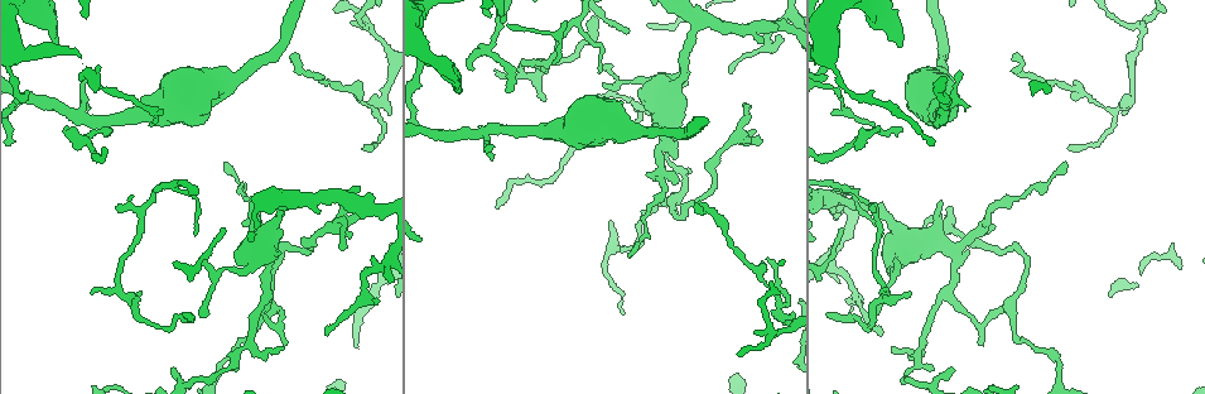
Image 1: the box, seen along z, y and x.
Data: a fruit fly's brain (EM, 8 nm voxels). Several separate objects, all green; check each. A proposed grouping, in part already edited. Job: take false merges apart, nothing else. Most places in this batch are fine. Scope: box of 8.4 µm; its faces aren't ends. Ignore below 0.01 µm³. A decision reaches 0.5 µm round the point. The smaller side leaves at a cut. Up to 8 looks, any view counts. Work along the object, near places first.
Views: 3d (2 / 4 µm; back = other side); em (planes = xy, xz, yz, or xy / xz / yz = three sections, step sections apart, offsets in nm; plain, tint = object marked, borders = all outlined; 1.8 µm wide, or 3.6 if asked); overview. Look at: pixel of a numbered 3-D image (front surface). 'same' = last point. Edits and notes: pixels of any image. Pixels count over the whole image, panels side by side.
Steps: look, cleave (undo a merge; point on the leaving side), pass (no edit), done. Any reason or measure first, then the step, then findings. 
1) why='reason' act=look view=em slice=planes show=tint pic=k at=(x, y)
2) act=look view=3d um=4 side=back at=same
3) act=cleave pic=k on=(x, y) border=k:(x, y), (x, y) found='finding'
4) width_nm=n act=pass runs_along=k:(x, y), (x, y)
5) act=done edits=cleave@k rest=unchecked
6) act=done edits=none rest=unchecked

why='branch point' act=look view=em slice=planes show=tint pic=1 at=(858, 144)

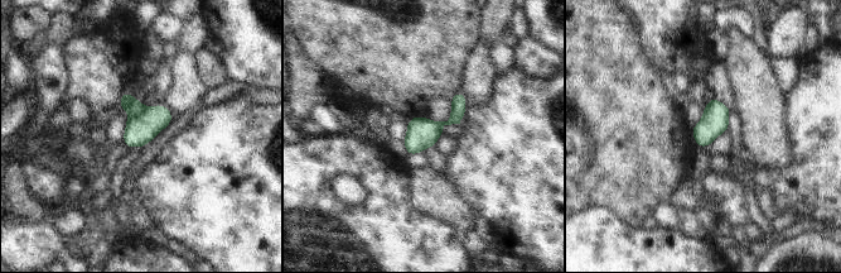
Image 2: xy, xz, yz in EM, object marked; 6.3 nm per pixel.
width_nm=180 act=pass found='continuous, no second cell'

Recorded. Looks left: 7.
why='abrupt turn' act=look view=3d um=4 pic=1 at=(781, 301)

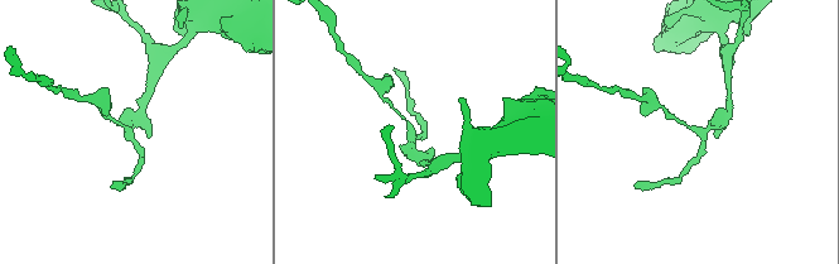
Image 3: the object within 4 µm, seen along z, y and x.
why='now the EM' act=look view=em slice=planes show=tint pic=3 at=(701, 133)

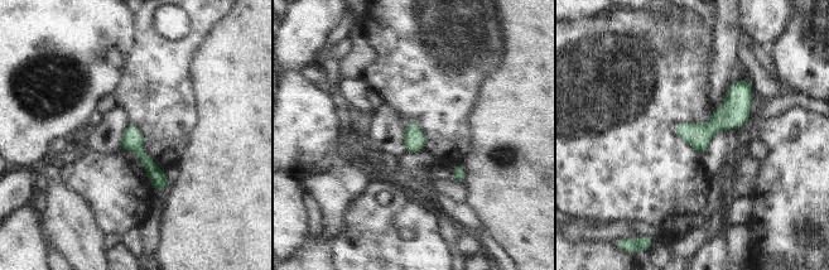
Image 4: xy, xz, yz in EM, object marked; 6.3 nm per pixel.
act=pass runs_along=4:(747, 85), (708, 130), (676, 130) found='one cell here'

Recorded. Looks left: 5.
why='thin neck' act=look view=em slice=planes show=borders pic=1 at=(770, 330)

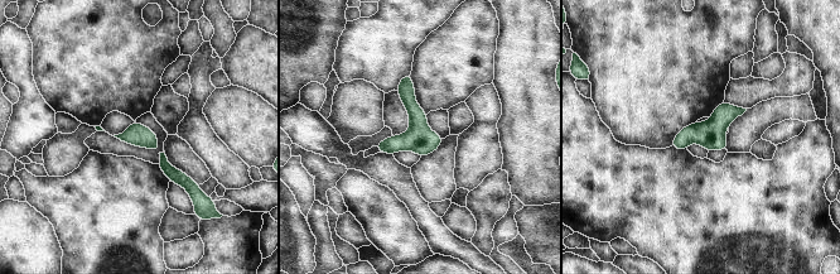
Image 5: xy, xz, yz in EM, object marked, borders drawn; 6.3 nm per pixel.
width_nm=150 act=pass found='all the same cell'

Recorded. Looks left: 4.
why='sharp bend' act=look view=3d um=4 pic=1 at=(134, 306)

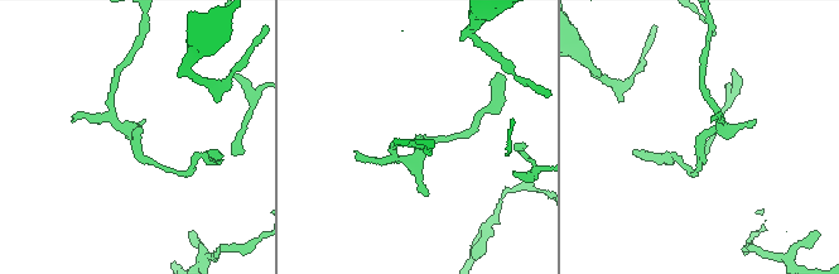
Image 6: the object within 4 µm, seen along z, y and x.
why='need the tissue' act=look view=em um=3.6 slice=planes show=plain pic=6 at=(698, 141)

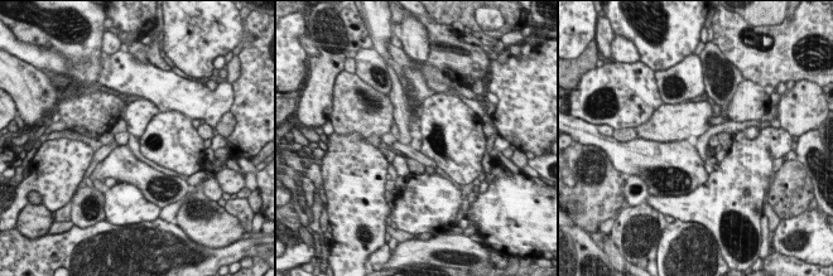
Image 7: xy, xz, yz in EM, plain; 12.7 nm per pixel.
act=look view=em um=3.6 slice=planes show=borders at=same

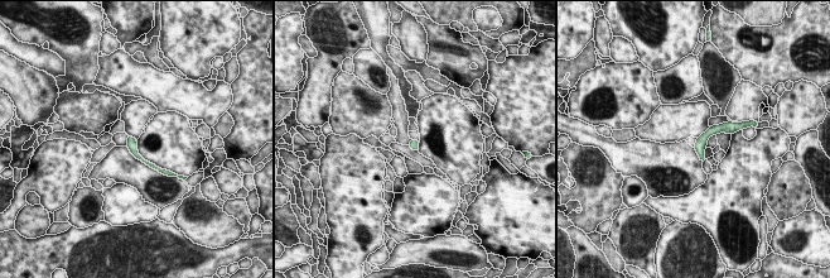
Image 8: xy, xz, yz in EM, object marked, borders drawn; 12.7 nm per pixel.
act=pass runs_along=8:(730, 128), (712, 130), (700, 153) found='all the same cell'

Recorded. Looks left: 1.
act=done edits=none rest=unchecked

